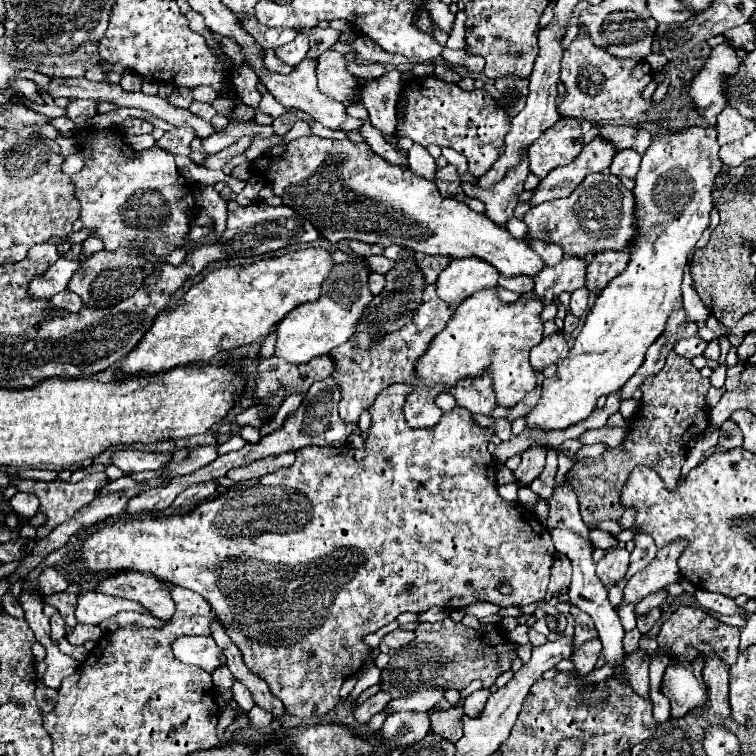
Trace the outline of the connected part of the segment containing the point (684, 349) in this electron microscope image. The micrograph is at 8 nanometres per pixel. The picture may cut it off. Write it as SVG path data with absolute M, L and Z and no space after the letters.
M689 338L689 340L679 340L673 350L675 350L679 356L693 358L693 356L705 354L705 348L707 348L707 342L703 342L701 338Z

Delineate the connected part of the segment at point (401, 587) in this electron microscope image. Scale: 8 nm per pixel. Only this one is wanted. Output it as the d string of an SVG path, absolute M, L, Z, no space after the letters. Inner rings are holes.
M393 384L391 388L383 390L373 408L369 410L373 416L373 424L369 428L369 438L365 440L367 450L335 450L335 448L321 448L321 446L305 446L297 450L297 460L291 468L277 470L273 474L253 478L239 482L237 486L229 488L225 494L219 494L213 500L201 502L195 510L187 514L171 514L171 516L141 516L125 522L115 522L115 524L105 524L99 530L91 532L81 544L81 548L73 554L71 562L75 568L65 568L67 570L67 580L71 584L77 582L77 576L83 578L85 574L97 574L97 572L145 572L153 574L155 578L181 586L181 588L191 588L199 592L215 610L219 620L223 622L229 638L239 646L243 660L247 668L263 678L275 698L279 698L285 706L285 710L293 716L299 718L313 718L313 716L325 716L335 708L339 702L339 690L341 684L349 678L355 676L363 664L365 658L371 654L371 646L363 644L363 638L367 634L377 632L379 628L387 626L393 622L401 612L413 612L421 614L429 610L431 606L441 606L441 608L467 608L469 604L475 602L495 602L499 606L525 606L533 604L545 598L547 594L547 584L549 584L549 570L555 560L555 548L551 544L551 534L549 530L539 522L539 518L523 508L521 504L511 504L505 502L497 490L495 490L495 458L489 454L487 444L493 432L477 426L473 422L473 414L467 412L465 408L455 406L449 414L443 414L439 424L433 428L421 430L421 428L411 428L405 422L403 416L403 404L407 394L411 392L409 384ZM227 560L263 560L263 564L279 564L279 568L223 568ZM499 582L511 582L513 592L509 596L503 596L497 586Z

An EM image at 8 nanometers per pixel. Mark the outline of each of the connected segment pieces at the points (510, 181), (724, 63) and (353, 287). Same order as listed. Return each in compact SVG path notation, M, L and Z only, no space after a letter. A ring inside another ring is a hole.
M525 150L519 164L509 168L505 178L501 182L493 184L489 190L483 190L473 184L461 184L461 186L469 198L479 198L487 206L487 216L495 224L505 226L507 220L513 216L513 208L519 202L519 194L523 192L523 182L529 176L529 172L531 172L529 158L527 158L527 150Z
M723 42L713 48L711 56L705 62L705 68L693 78L689 96L693 100L695 110L707 118L707 126L715 126L719 112L725 108L723 96L723 76L731 76L737 72L739 58L735 50Z
M355 256L349 262L335 264L331 270L331 276L327 276L327 280L323 284L323 290L321 290L323 294L319 296L319 300L305 302L301 306L293 308L285 316L285 320L281 320L277 324L279 338L277 338L275 356L281 360L287 360L287 362L303 364L315 356L329 354L335 346L347 342L353 336L353 332L363 316L363 310L373 300L373 294L369 292L369 286L367 286L369 274L371 274L371 270L363 256Z

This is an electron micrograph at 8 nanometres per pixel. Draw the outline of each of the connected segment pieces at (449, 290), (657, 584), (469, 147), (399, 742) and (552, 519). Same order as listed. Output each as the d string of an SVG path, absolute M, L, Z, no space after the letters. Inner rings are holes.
M461 258L451 260L449 266L437 278L437 294L451 306L461 304L473 292L497 288L499 272L479 260L479 258Z
M673 540L669 546L661 548L655 556L655 560L641 572L637 572L629 584L625 586L623 594L625 594L625 600L621 606L625 604L637 604L641 602L647 594L659 590L659 588L665 588L673 582L679 580L679 566L677 566L677 560L679 556L685 552L685 548L689 546L687 540Z
M413 76L403 82L397 102L397 112L399 110L403 114L397 118L395 136L409 136L421 146L437 144L441 148L453 148L467 158L473 176L483 176L503 154L505 134L509 132L507 110L499 108L485 90L475 88L465 92L457 84L443 82L437 76Z
M433 706L425 712L395 712L381 726L381 740L387 740L391 748L403 748L407 744L419 742L427 736L431 724L429 716L441 710L441 706Z
M569 482L557 486L547 504L549 504L549 518L545 522L547 528L567 528L579 532L585 538L589 536L589 528L581 520L577 496Z

